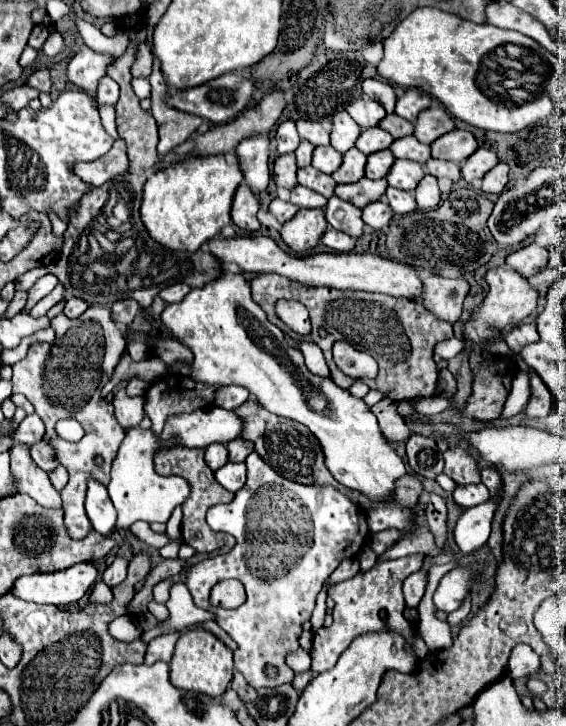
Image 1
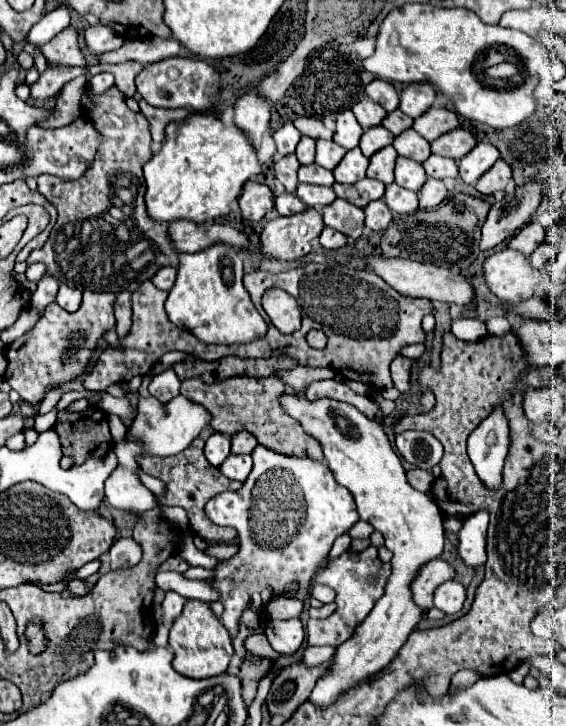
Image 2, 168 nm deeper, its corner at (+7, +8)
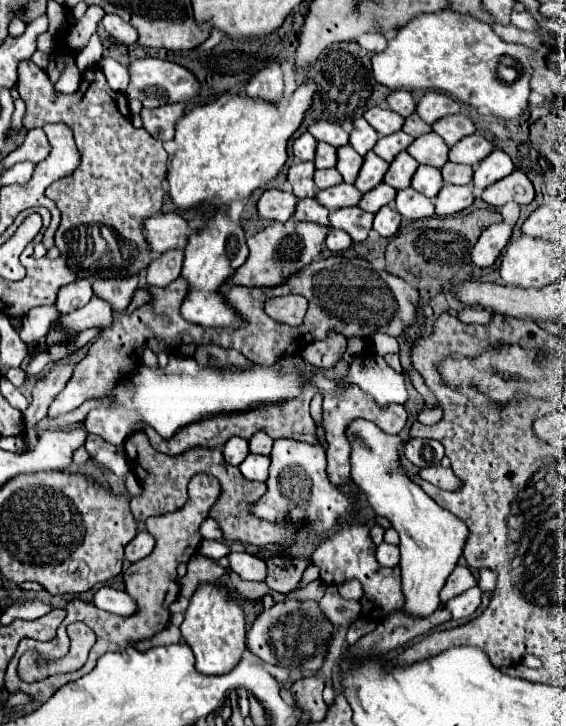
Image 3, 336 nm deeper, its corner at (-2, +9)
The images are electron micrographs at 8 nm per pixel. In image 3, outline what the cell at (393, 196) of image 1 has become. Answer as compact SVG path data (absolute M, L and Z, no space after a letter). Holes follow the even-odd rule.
M413 187L397 191L395 207L405 219L423 219L423 217L431 217L435 213L433 201L429 197L423 197L421 193L417 193Z

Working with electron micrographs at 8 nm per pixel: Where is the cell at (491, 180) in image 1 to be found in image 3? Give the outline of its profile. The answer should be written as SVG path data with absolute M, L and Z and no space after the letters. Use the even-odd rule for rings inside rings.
M515 169L507 177L503 177L503 181L489 185L481 195L481 199L493 207L501 207L507 201L517 201L519 205L527 205L533 201L533 197L535 197L533 185L527 179L527 175L519 169Z

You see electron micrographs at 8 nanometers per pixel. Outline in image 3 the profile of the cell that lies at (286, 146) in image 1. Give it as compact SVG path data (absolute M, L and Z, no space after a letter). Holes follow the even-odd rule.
M303 133L299 139L293 141L293 155L299 161L311 161L315 155L315 137L311 137L311 133Z

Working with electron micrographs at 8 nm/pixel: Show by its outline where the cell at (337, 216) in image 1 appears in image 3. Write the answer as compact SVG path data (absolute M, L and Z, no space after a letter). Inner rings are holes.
M343 207L329 213L331 227L343 229L353 241L365 241L369 229L373 227L373 215L359 207Z

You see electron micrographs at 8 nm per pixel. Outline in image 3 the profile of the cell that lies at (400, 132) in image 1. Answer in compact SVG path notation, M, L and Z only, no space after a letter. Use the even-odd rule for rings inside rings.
M411 113L411 115L405 119L403 131L409 133L411 137L419 137L419 135L423 135L423 133L429 133L429 131L431 131L431 125L427 125L417 113Z

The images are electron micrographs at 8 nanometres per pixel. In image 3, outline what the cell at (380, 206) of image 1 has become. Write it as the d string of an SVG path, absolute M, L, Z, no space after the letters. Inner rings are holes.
M387 205L387 207L381 207L375 213L373 229L381 237L393 237L397 233L397 229L399 229L399 223L401 223L401 215L397 213L397 209L393 205Z

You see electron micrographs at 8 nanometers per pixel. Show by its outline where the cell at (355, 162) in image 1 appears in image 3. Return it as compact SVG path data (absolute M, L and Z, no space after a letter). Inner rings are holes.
M369 151L365 157L363 157L363 167L355 179L355 187L361 191L361 193L367 193L369 189L373 189L375 185L379 185L383 181L383 175L387 171L389 163L383 161L381 157L377 157L373 151Z

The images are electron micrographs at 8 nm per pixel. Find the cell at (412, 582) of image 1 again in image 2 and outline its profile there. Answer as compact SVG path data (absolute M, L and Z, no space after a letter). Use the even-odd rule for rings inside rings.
M440 558L428 562L428 564L420 570L418 578L412 582L414 602L416 602L418 606L422 606L424 610L430 610L430 608L434 606L434 604L432 604L434 590L436 590L440 584L444 584L444 582L448 582L448 580L454 580L454 576L456 576L456 570L454 570L454 566L450 566L448 562L444 562L444 560L440 560Z

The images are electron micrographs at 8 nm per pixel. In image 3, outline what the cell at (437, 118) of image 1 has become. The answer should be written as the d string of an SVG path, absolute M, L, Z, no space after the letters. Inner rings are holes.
M463 113L447 115L447 117L439 119L439 121L435 121L431 127L433 127L433 131L435 131L437 135L443 137L443 141L445 141L449 147L455 145L459 139L475 133L473 121L471 121L467 115L463 115Z

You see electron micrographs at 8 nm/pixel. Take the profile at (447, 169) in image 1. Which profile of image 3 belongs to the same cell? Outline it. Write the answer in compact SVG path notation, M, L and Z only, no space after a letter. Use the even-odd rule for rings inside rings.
M447 161L441 167L441 175L445 183L453 183L453 185L467 185L473 177L473 169L469 165L461 165L461 163L451 163Z

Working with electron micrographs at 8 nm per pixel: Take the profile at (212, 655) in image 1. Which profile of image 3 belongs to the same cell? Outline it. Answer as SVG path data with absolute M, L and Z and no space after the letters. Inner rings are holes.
M201 585L185 611L185 621L181 623L181 635L185 643L191 647L195 655L195 669L203 675L225 675L229 673L239 661L243 651L247 649L247 633L245 633L245 619L241 607L225 595L223 587L215 585Z

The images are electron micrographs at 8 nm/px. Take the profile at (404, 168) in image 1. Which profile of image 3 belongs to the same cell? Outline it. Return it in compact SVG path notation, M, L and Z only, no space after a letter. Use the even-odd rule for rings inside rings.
M419 165L415 175L413 175L413 181L411 181L411 187L419 193L423 193L425 197L435 197L439 193L443 185L443 177L439 173L439 169L431 167L431 165Z

